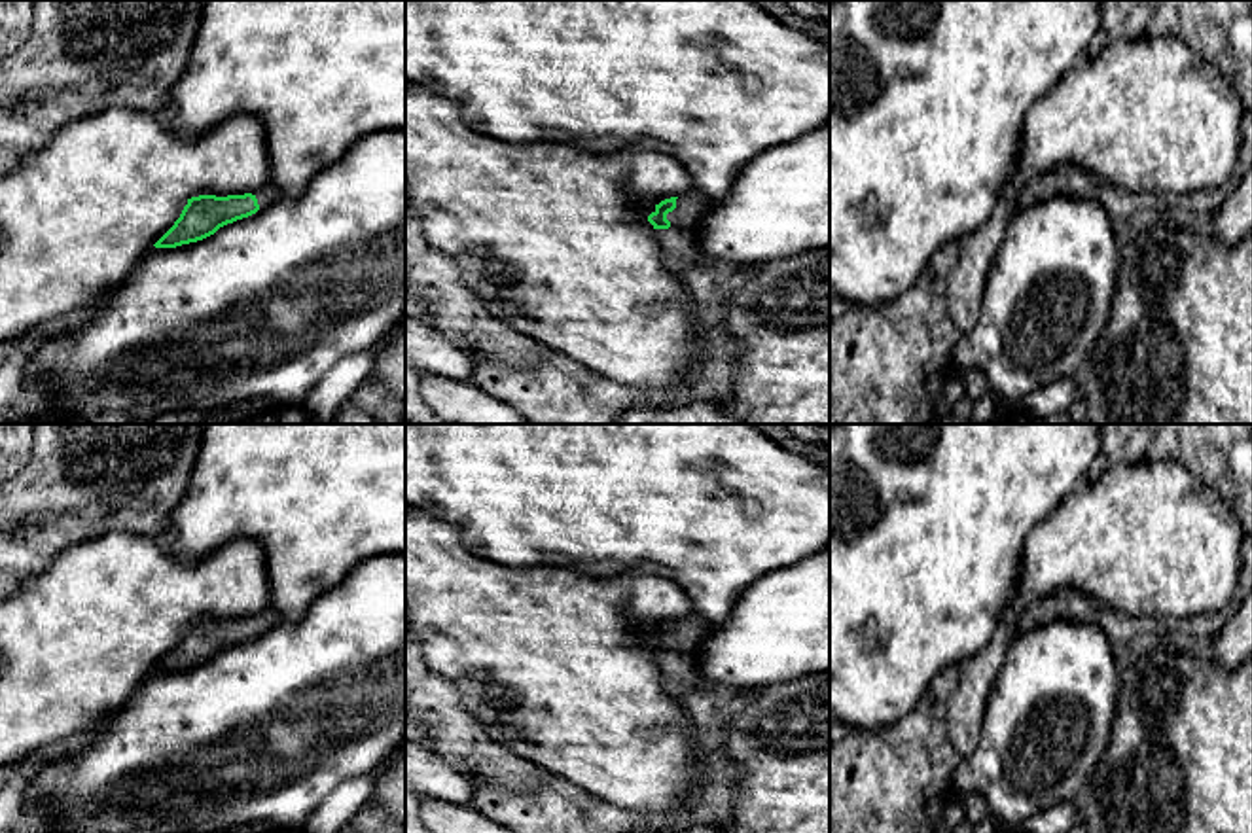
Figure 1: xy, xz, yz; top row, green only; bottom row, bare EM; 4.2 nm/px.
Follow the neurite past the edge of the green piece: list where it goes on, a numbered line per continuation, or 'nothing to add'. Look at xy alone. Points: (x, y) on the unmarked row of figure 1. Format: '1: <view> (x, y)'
1: xy (268, 618)

